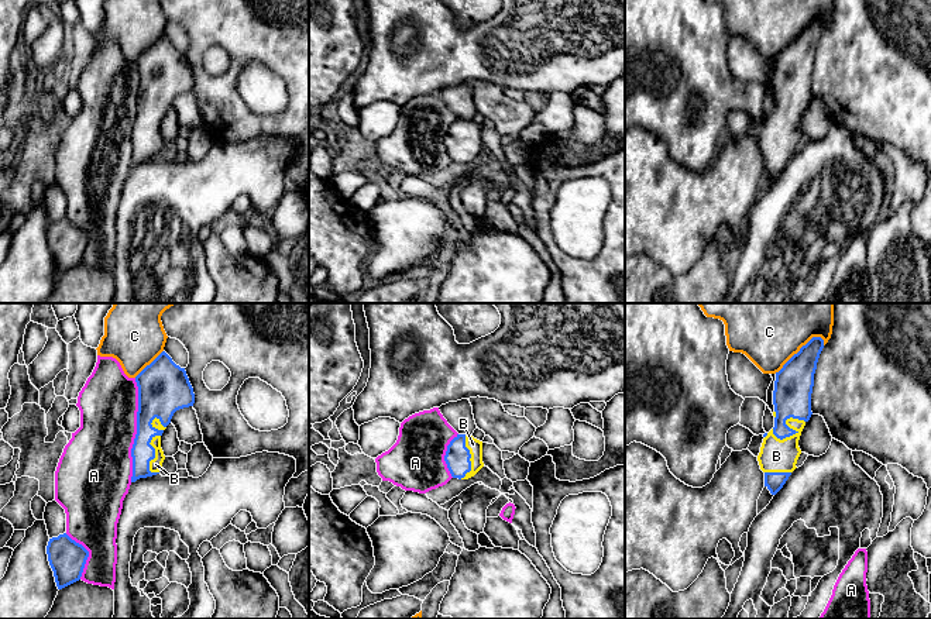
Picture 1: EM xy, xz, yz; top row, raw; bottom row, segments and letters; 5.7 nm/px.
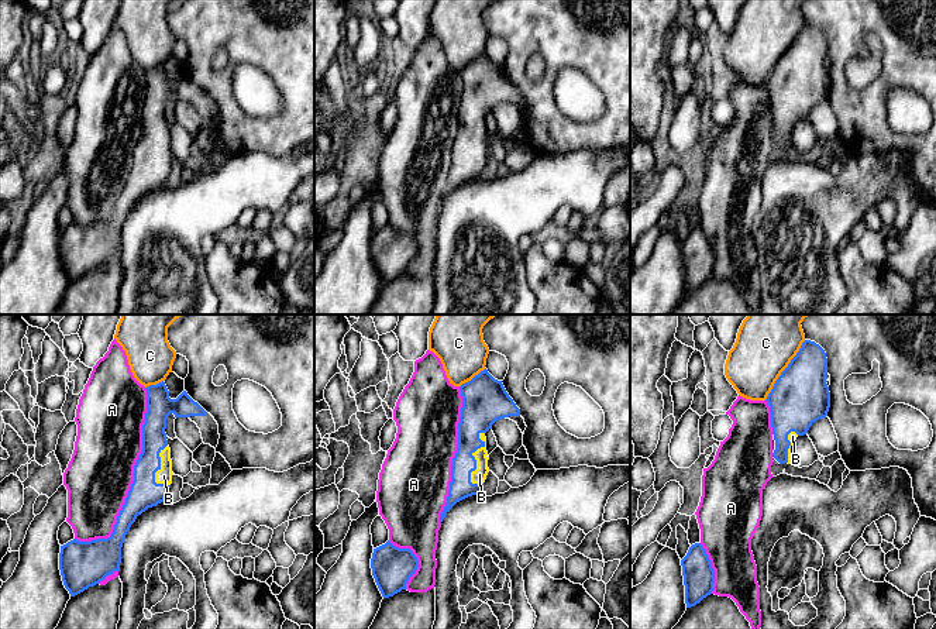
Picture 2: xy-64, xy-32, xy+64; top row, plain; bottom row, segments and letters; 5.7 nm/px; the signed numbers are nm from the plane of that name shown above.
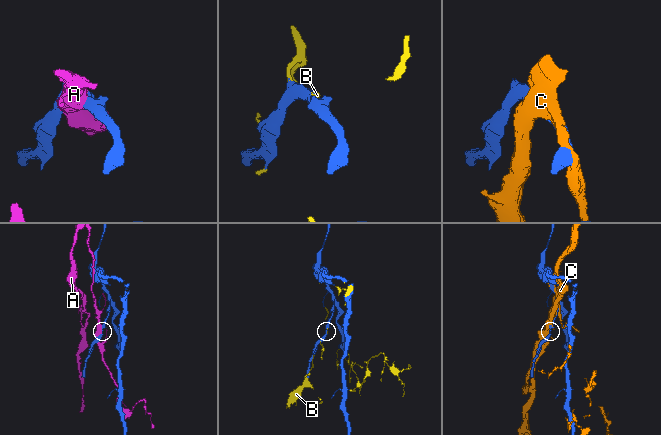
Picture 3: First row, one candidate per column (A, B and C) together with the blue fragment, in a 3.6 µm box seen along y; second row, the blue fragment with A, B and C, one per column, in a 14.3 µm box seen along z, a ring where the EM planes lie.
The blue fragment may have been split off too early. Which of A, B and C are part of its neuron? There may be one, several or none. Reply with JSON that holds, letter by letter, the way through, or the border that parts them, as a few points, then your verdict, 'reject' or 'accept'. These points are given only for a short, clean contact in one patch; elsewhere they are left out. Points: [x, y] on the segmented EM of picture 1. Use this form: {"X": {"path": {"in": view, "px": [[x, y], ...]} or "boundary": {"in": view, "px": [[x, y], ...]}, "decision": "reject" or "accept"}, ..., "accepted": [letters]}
{"A": {"decision": "reject"}, "B": {"decision": "accept"}, "C": {"decision": "reject"}, "accepted": ["B"]}

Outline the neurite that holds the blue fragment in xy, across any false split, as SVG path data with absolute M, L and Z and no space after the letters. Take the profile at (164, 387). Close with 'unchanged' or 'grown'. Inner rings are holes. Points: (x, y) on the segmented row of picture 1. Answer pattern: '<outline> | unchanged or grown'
M162 351L137 376L137 434L131 448L131 482L159 474L165 460L161 436L179 409L193 406L195 393L185 368Z | grown

